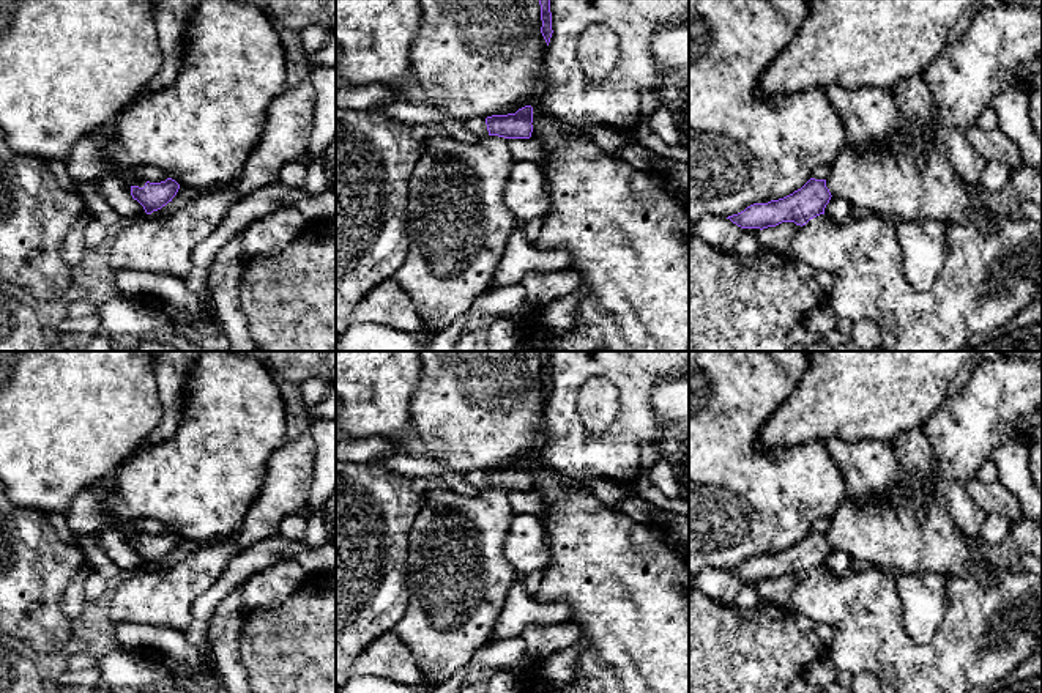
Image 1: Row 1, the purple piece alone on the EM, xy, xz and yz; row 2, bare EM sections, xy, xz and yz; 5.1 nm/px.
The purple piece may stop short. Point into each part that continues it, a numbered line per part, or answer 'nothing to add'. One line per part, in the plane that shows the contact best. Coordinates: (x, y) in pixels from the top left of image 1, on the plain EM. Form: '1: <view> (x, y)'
1: xz (457, 577)

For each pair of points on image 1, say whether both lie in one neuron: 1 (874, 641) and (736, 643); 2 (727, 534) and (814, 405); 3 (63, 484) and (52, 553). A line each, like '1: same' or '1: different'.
1: different
2: different
3: different

